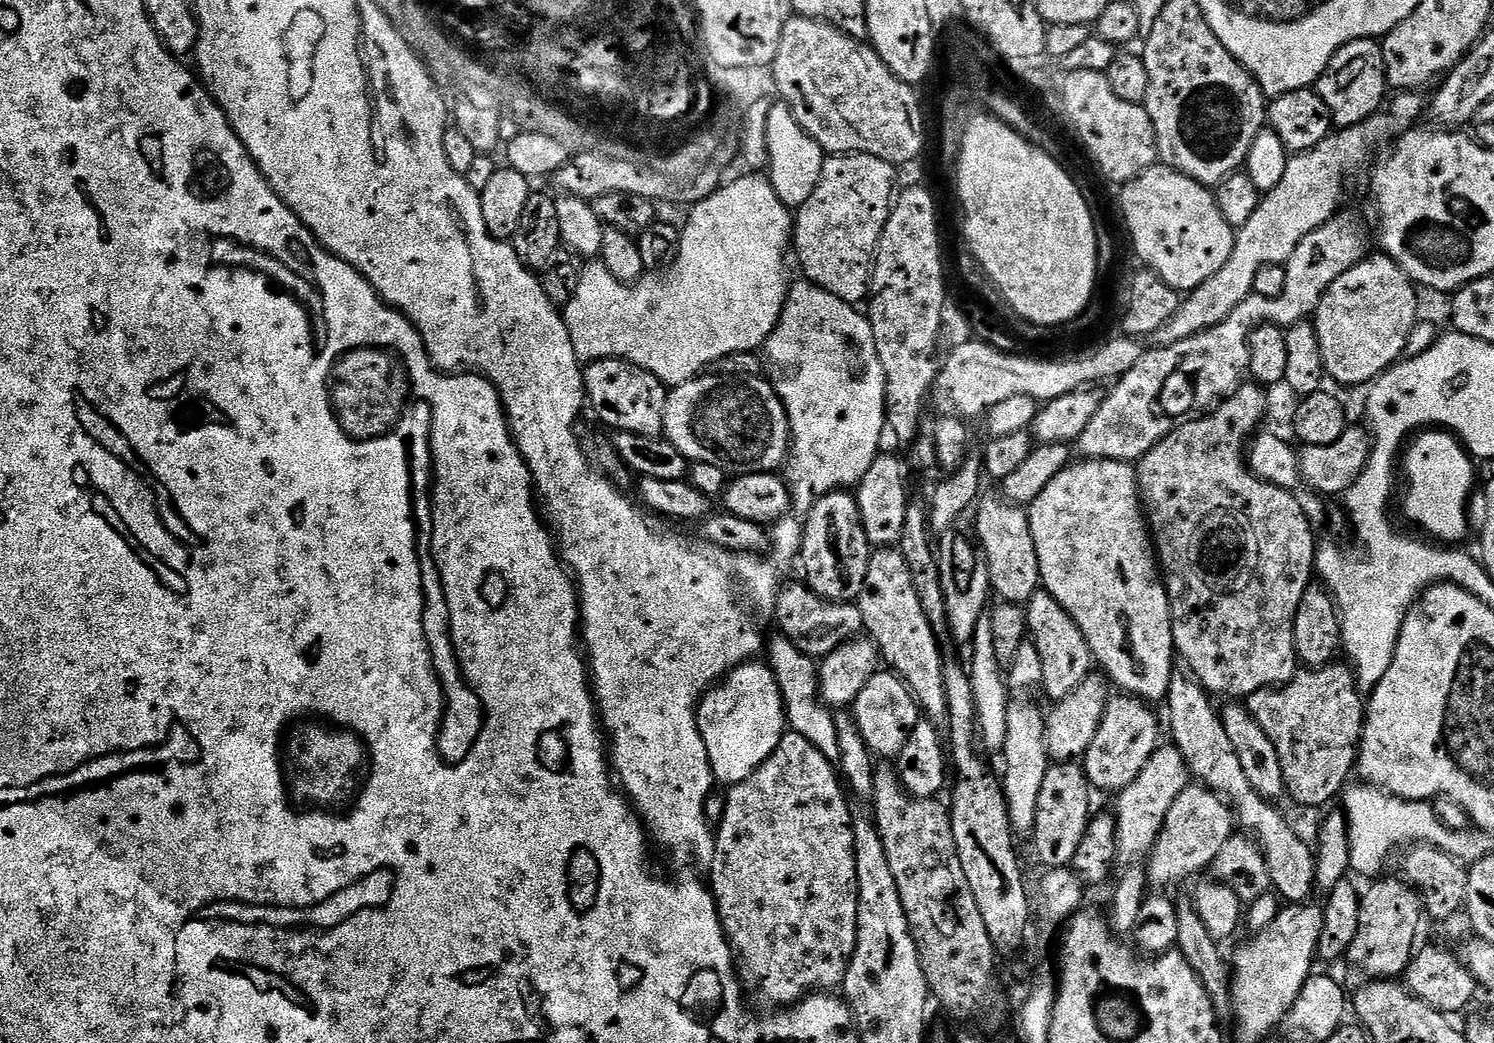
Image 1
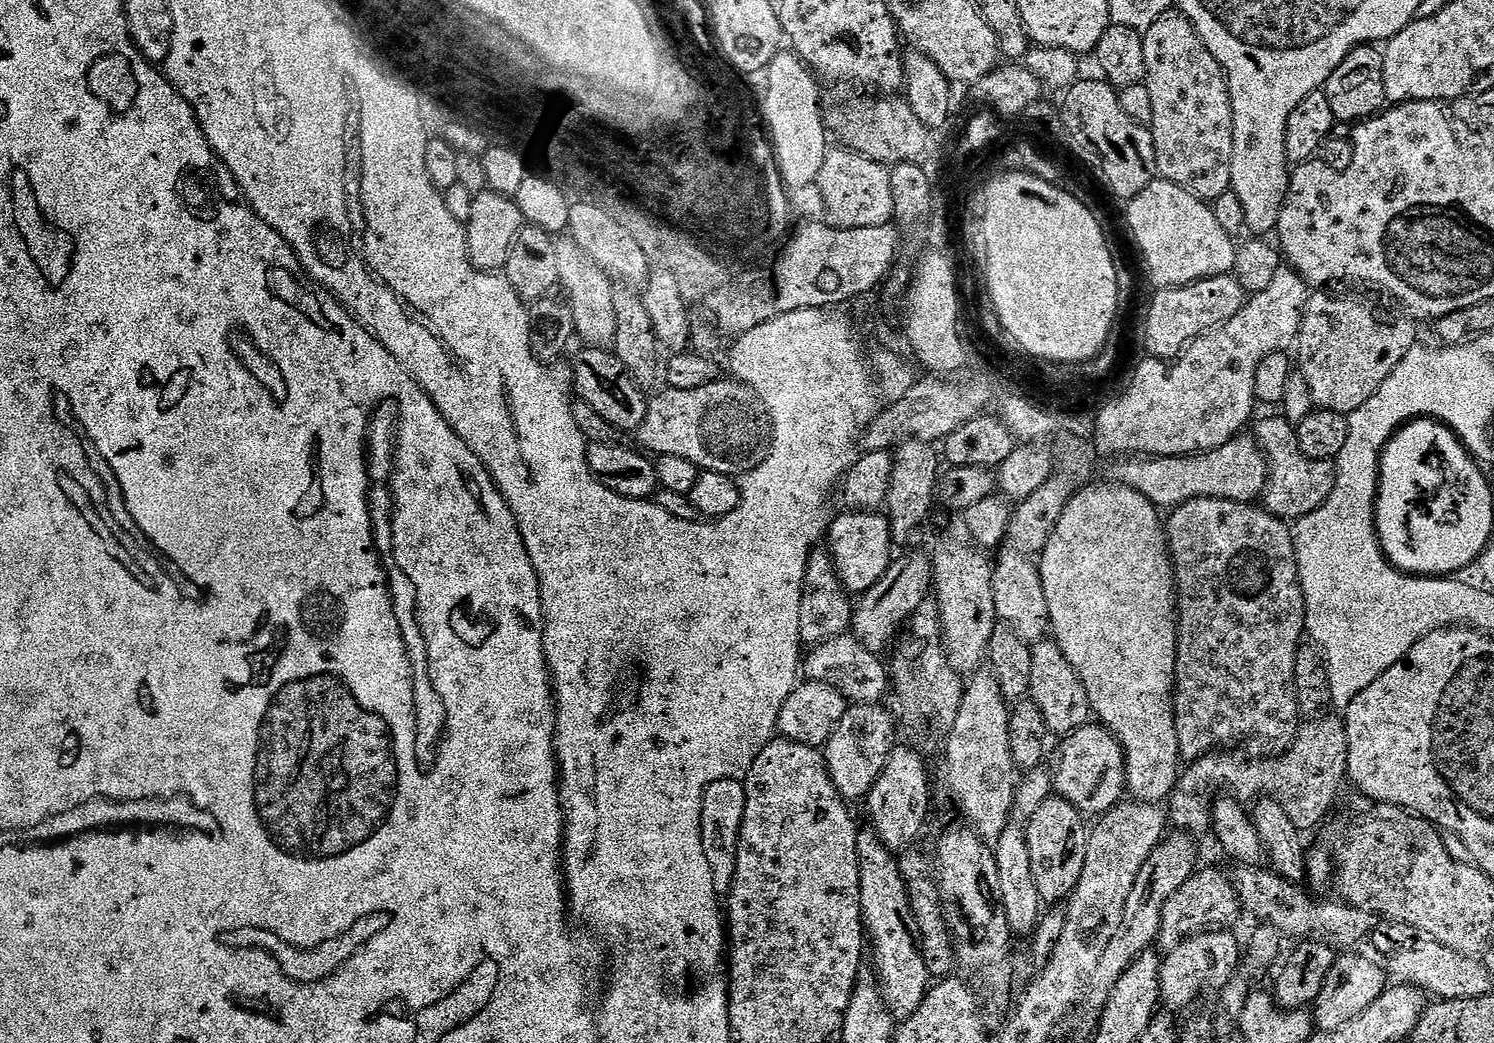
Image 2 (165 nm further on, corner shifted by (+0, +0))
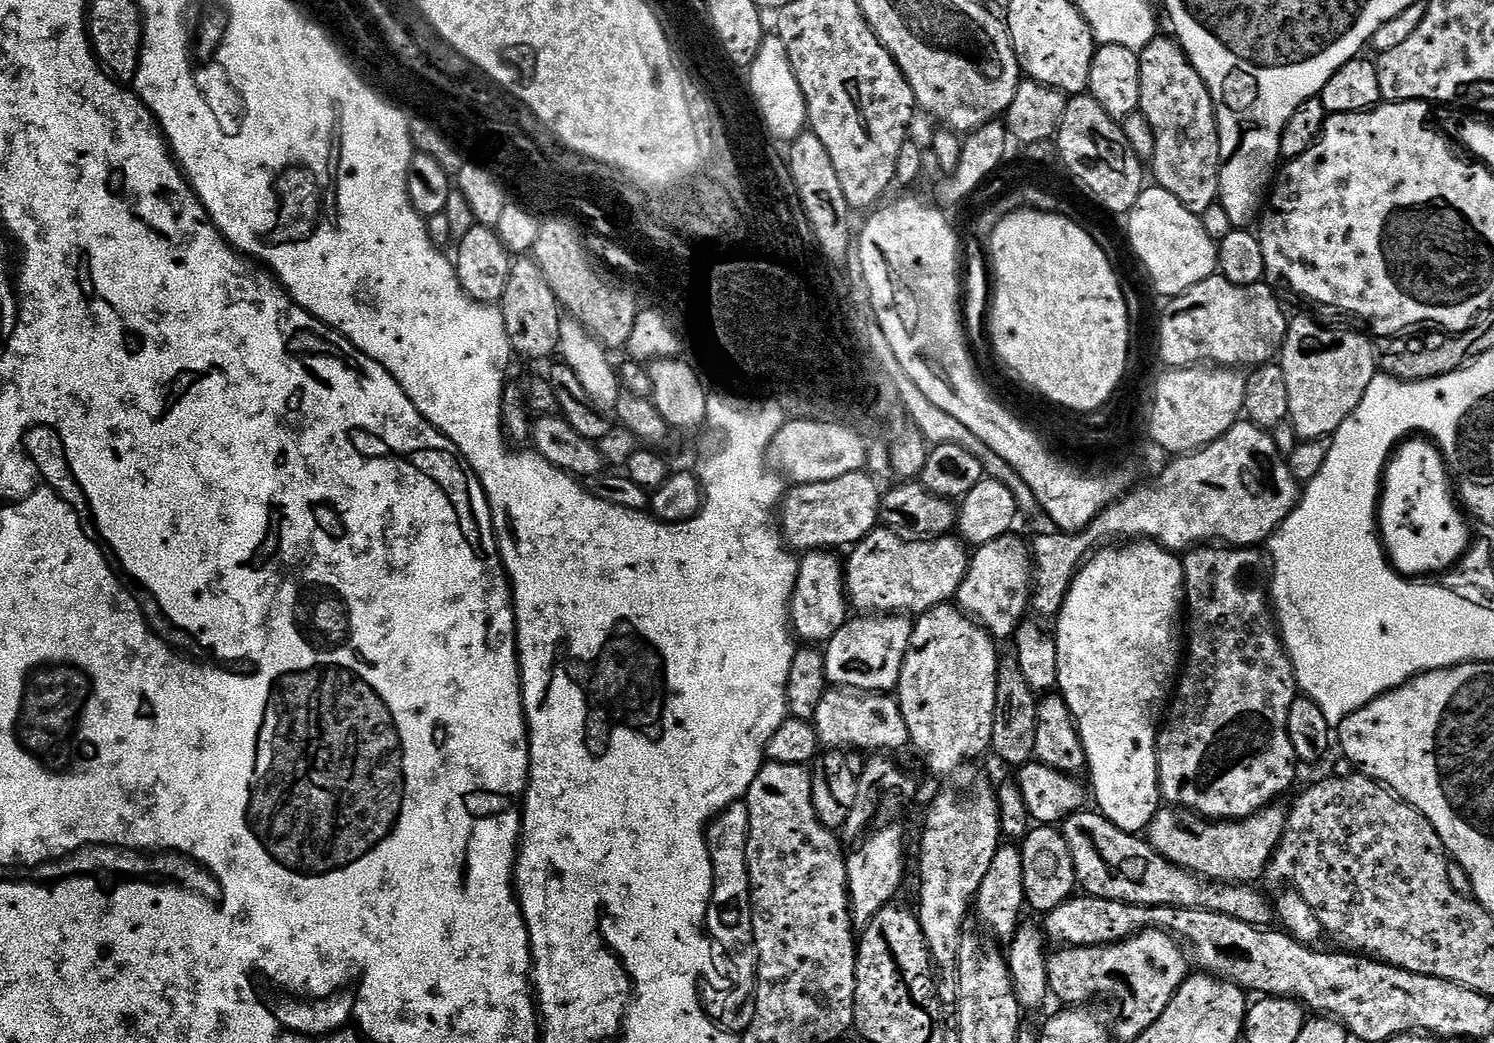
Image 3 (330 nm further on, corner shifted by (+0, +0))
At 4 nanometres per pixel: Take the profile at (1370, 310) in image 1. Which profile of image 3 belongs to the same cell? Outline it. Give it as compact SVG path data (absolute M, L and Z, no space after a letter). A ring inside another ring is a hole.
M1292 316L1288 322L1288 333L1278 353L1282 374L1286 374L1286 387L1290 393L1290 410L1287 420L1292 423L1301 441L1323 440L1340 429L1342 422L1354 414L1358 402L1366 394L1370 382L1378 375L1378 352L1360 332L1348 328L1327 328L1308 316Z

